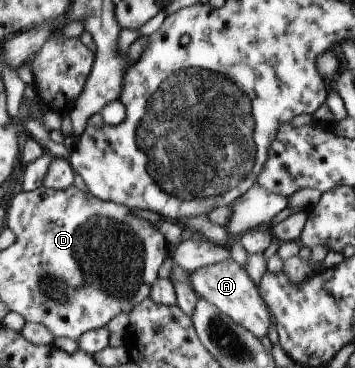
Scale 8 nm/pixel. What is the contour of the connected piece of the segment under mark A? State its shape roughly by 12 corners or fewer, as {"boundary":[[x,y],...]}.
{"boundary":[[237,257],[190,273],[188,283],[259,339],[270,310]]}

